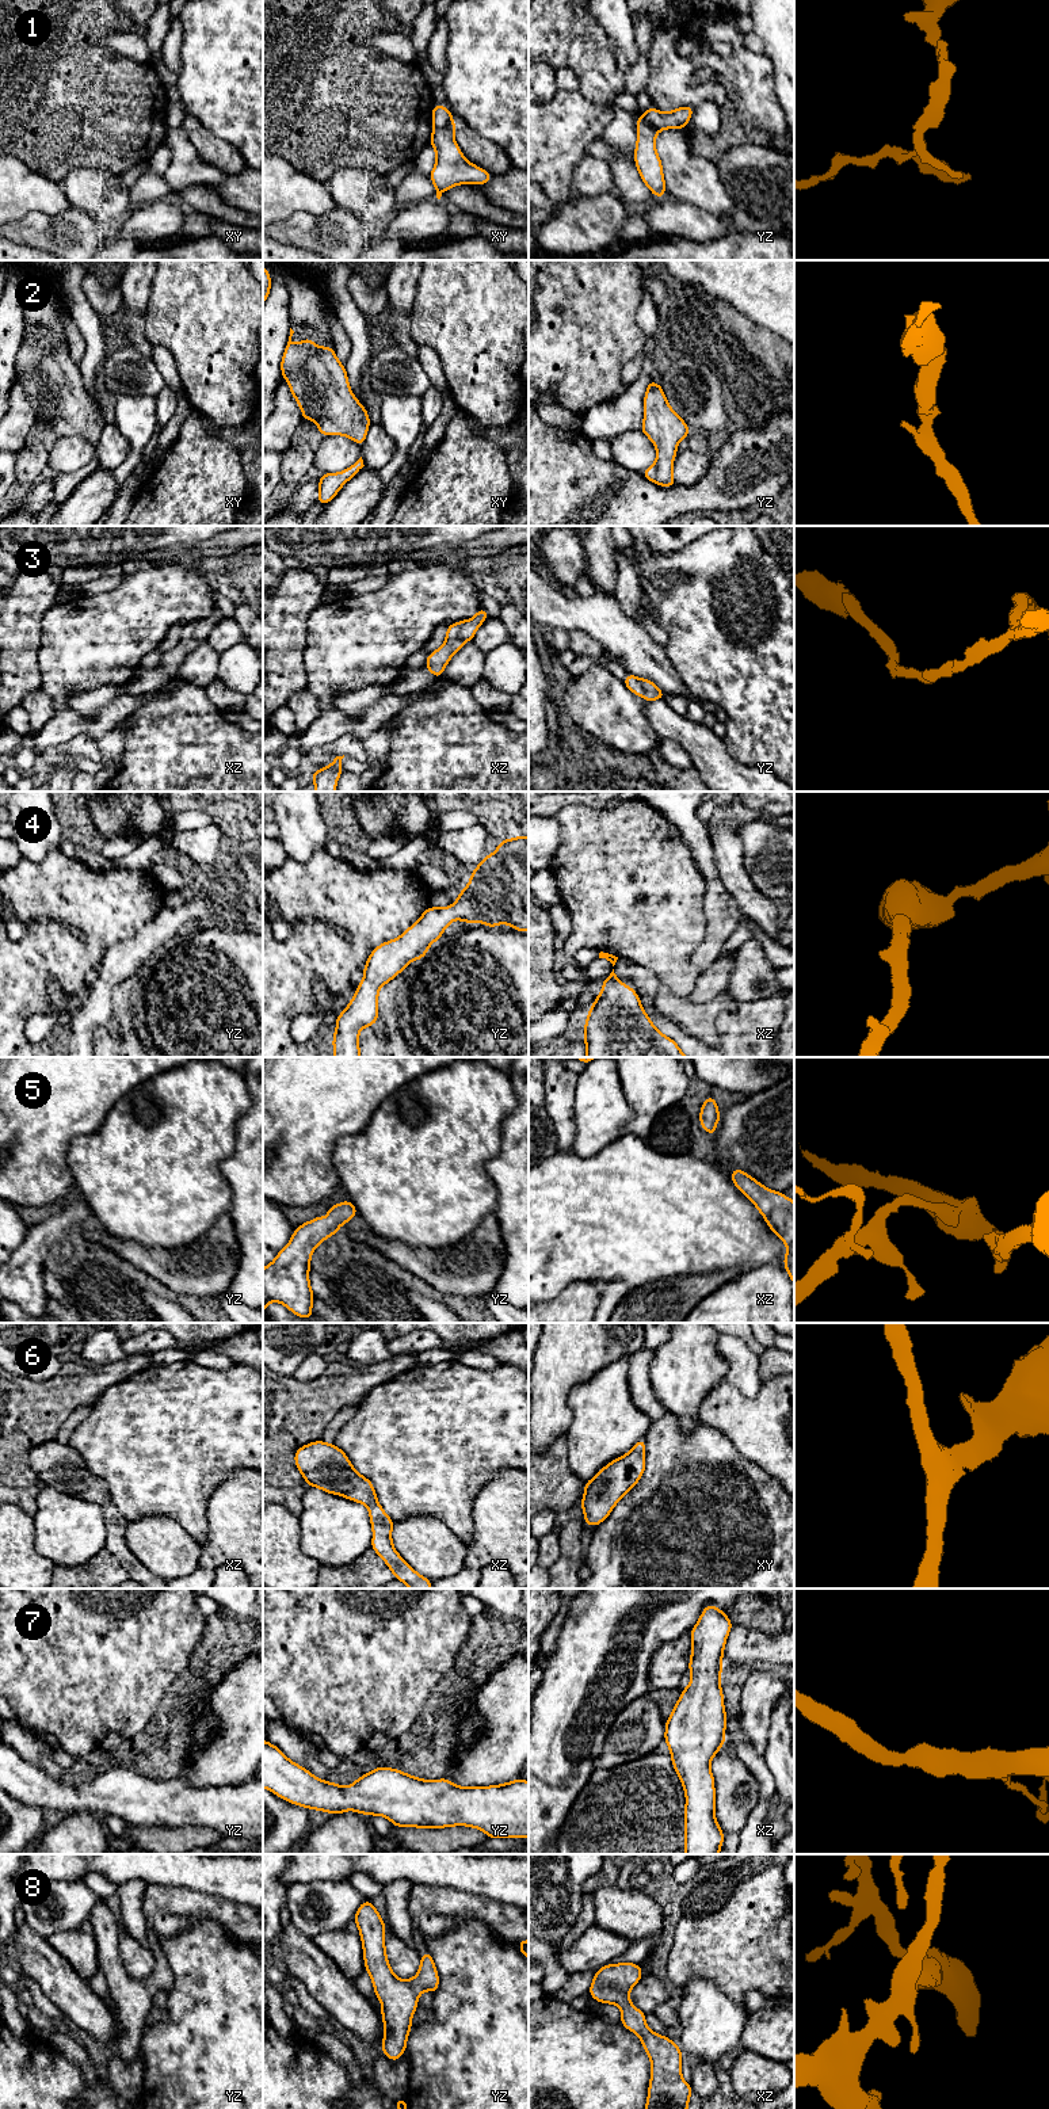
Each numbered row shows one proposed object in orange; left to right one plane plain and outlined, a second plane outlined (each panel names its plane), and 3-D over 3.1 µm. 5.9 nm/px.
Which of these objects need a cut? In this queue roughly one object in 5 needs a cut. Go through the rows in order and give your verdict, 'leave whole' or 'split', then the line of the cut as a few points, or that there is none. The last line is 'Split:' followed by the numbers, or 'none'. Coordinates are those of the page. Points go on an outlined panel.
1: split; cut xy (453, 121), (434, 129)
2: leave whole; cut none
3: leave whole; cut none
4: leave whole; cut none
5: leave whole; cut none
6: leave whole; cut none
7: leave whole; cut none
8: leave whole; cut none
Split: 1

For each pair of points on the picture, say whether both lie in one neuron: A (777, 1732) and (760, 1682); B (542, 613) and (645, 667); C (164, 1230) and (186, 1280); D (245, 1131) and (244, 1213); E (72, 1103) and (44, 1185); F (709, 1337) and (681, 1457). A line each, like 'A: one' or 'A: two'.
A: two
B: one
C: two
D: one
E: one
F: two

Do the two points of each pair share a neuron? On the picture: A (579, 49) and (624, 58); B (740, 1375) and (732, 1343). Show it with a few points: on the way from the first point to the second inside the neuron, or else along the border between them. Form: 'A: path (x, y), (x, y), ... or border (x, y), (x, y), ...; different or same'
A: border (602, 29), (613, 45), (615, 61), (625, 71); different
B: path (740, 1366), (740, 1358), (735, 1352); same

